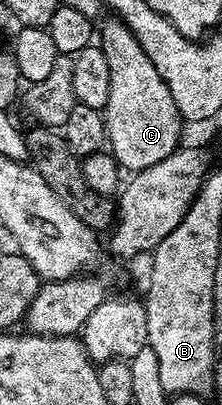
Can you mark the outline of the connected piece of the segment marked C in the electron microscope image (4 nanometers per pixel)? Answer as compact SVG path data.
M120 18L108 19L97 30L98 45L103 47L105 61L109 64L109 100L101 111L107 123L107 142L110 153L124 171L144 170L180 149L179 133L184 123L179 116L179 105L173 100L165 80L161 80L161 72L153 68L153 60L145 56L145 48L137 44L137 36L133 36Z

